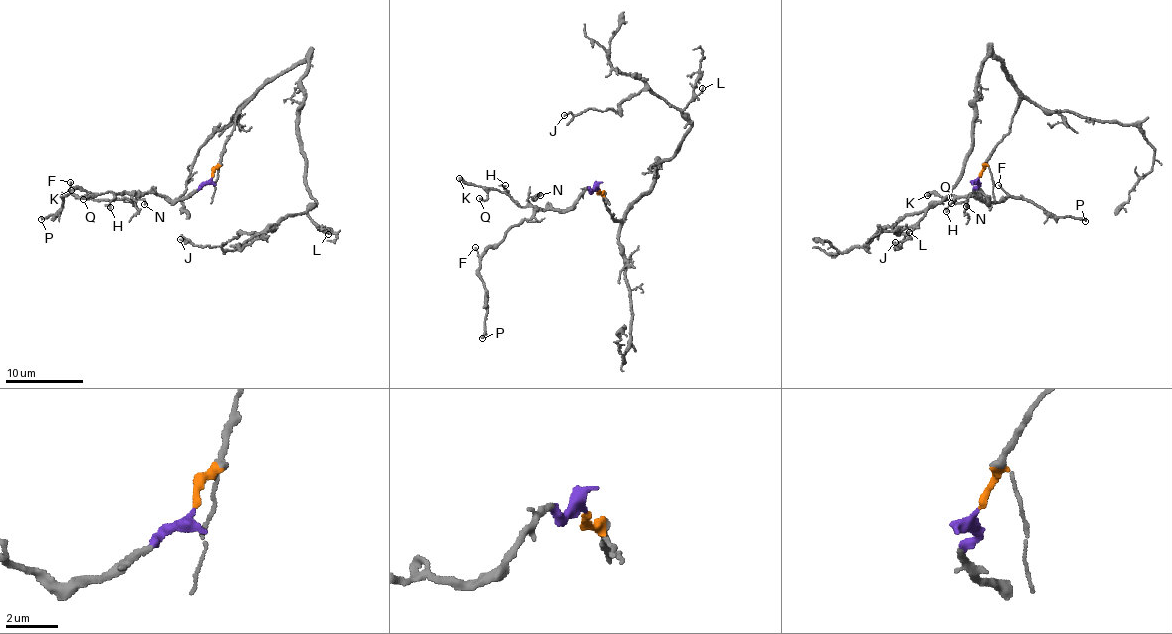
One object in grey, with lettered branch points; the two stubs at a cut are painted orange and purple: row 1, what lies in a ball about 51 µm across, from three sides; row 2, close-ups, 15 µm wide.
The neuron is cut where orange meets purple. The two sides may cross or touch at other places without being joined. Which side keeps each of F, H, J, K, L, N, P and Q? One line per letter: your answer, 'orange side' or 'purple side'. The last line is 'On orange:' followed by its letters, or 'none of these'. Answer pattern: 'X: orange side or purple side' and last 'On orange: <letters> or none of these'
F: purple side
H: purple side
J: orange side
K: purple side
L: orange side
N: purple side
P: purple side
Q: purple side
On orange: J, L

